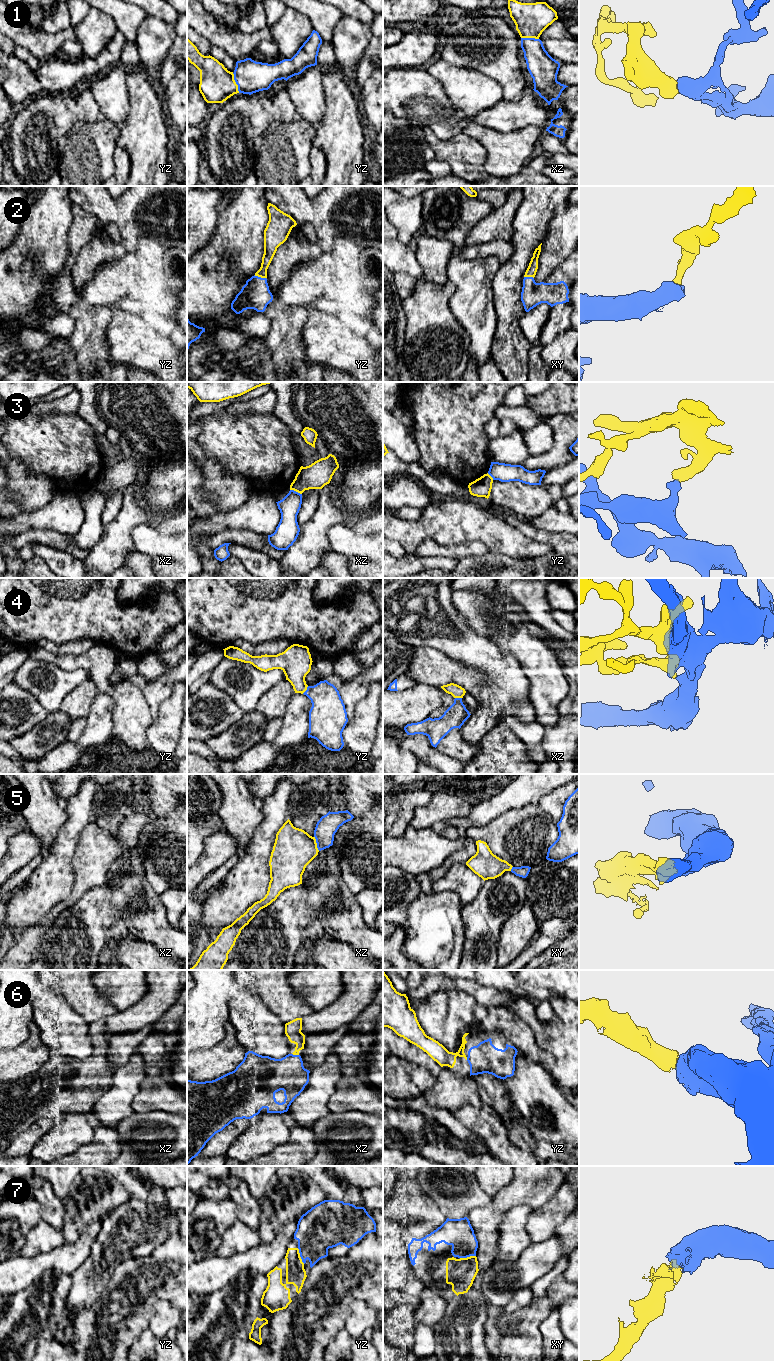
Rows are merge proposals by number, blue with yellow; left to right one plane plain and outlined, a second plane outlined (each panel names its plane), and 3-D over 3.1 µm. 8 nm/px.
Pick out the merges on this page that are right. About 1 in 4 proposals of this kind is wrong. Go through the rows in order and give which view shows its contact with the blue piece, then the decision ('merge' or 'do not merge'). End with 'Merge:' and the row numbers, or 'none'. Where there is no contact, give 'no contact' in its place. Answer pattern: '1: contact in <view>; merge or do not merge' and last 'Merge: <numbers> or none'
1: contact in yz; merge
2: contact in yz; merge
3: contact in xz; do not merge
4: contact in yz; merge
5: contact in xz; merge
6: contact in xz; merge
7: contact in yz; merge
Merge: 1, 2, 4, 5, 6, 7

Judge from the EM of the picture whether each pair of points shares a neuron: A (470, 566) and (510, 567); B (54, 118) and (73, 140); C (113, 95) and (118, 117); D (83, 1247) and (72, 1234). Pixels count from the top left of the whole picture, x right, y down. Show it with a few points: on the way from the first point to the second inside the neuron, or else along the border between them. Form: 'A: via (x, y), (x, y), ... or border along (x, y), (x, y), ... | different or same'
A: via (480, 567), (500, 567) | same
B: border along (88, 121), (76, 121), (58, 139), (58, 154) | different
C: via (113, 100), (117, 112) | same
D: border along (92, 1221), (80, 1232), (73, 1242), (66, 1244) | different

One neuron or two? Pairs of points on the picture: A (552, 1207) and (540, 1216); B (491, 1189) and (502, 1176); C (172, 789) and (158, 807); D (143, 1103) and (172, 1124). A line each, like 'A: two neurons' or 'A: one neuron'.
A: one neuron
B: one neuron
C: one neuron
D: two neurons

